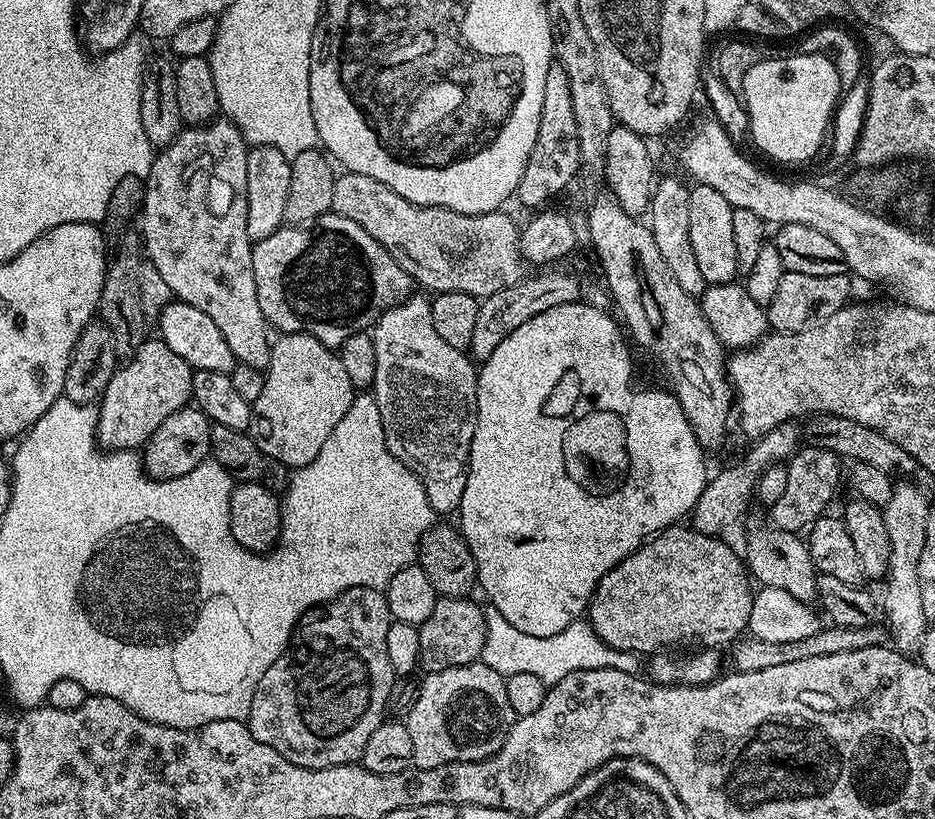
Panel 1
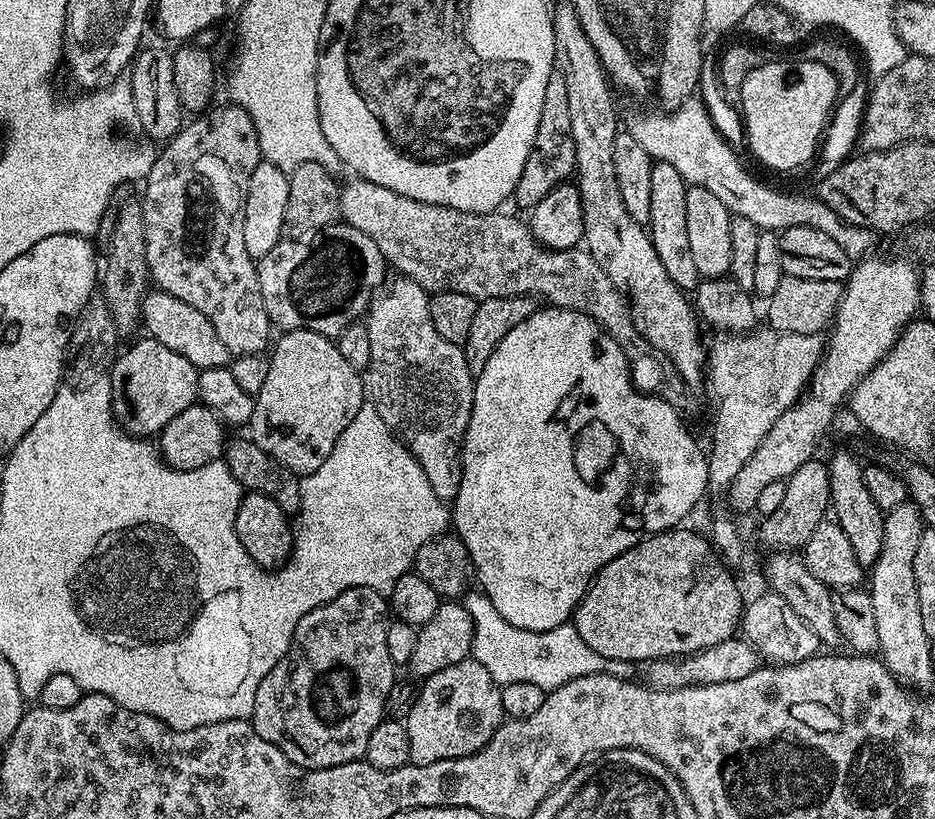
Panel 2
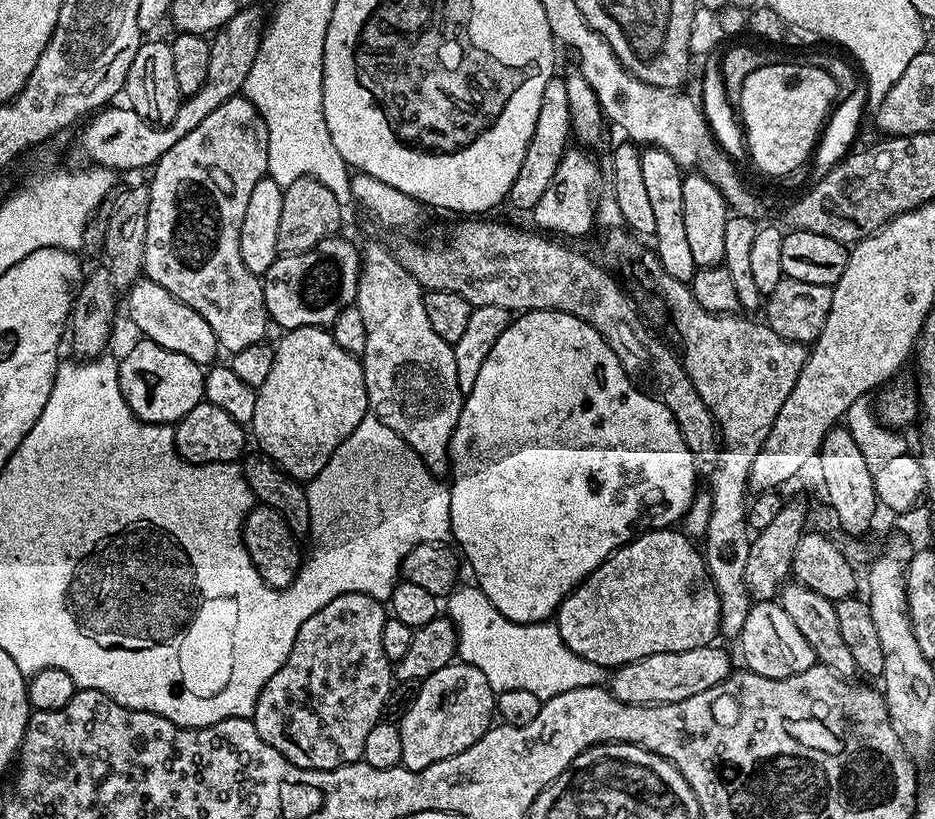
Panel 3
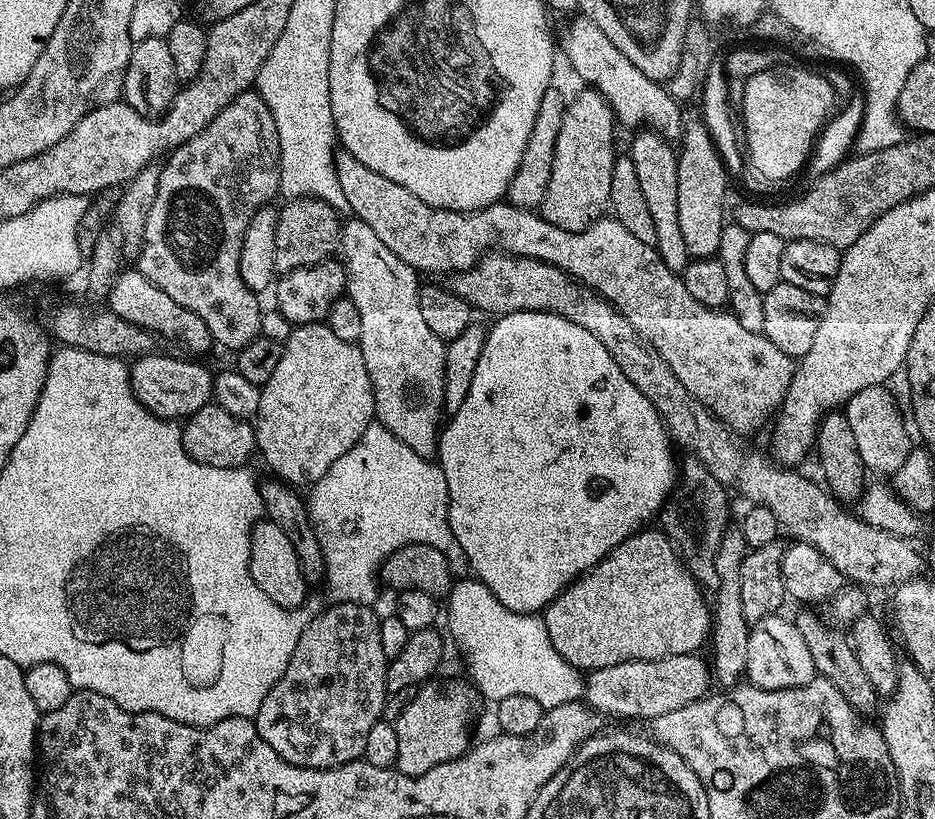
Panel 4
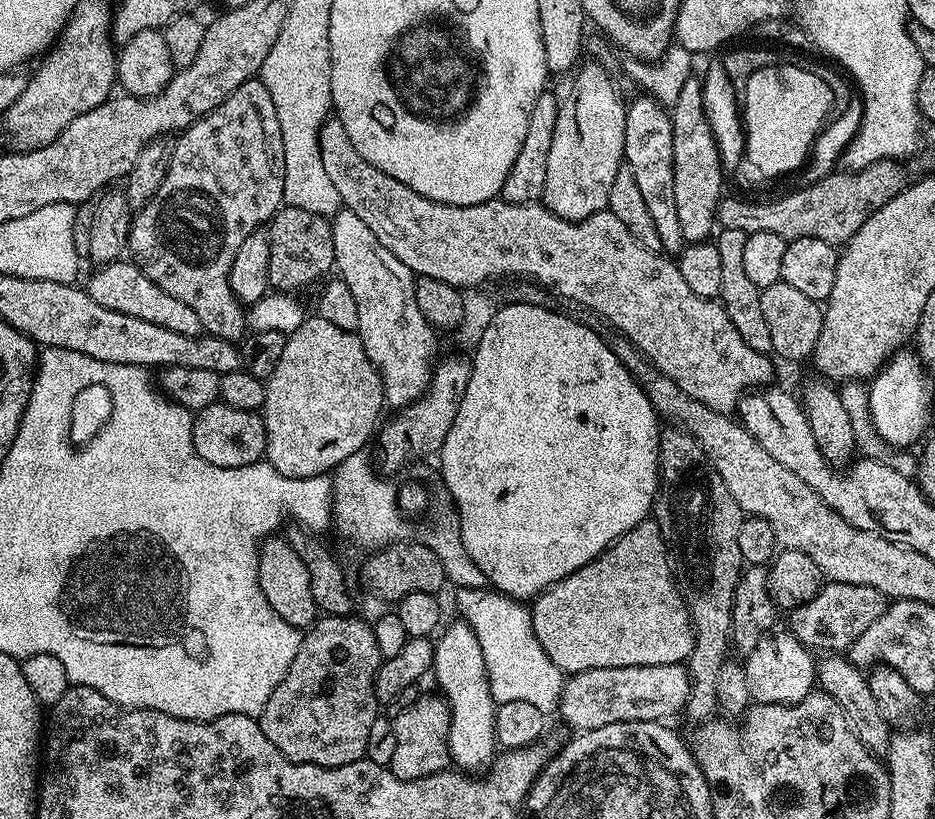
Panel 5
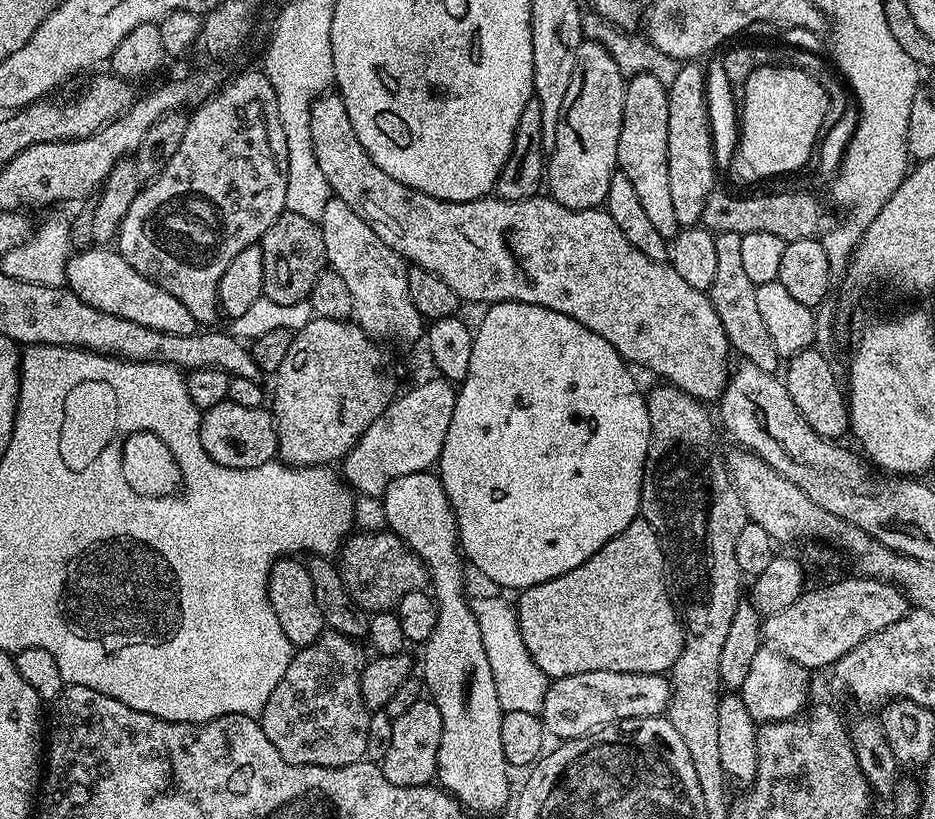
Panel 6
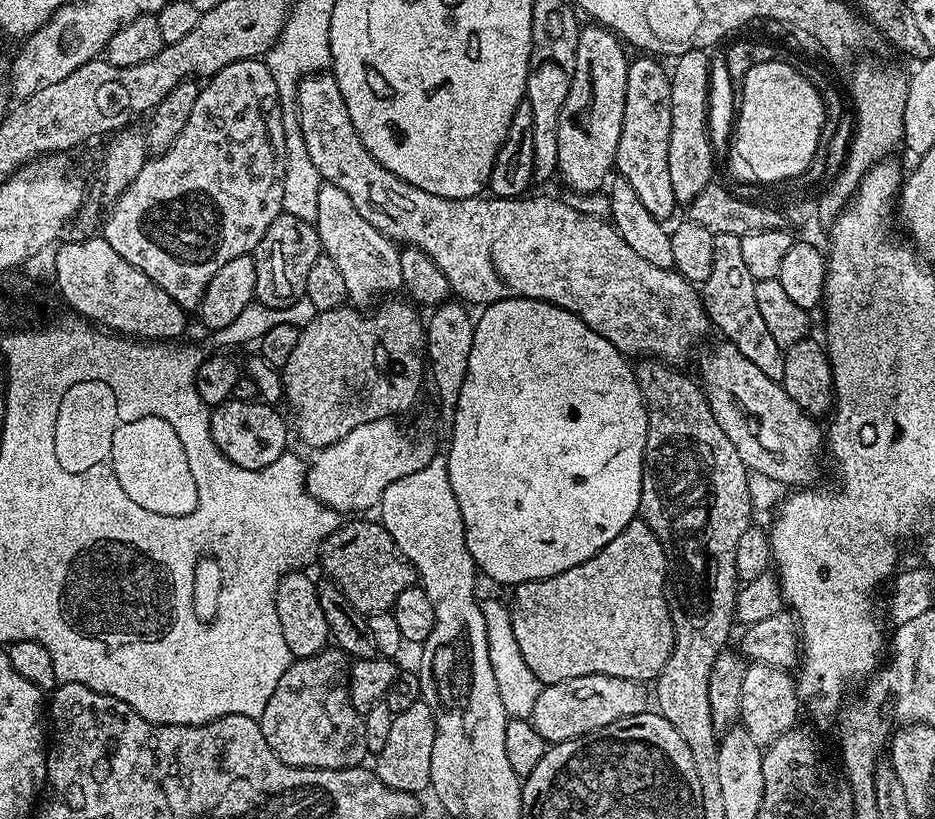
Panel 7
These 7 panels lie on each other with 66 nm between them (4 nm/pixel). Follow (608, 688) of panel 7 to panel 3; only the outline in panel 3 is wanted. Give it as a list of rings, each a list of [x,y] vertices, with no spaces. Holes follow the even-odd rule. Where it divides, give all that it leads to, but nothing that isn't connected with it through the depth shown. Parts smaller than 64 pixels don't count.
[[[711,644],[695,647],[694,650],[652,654],[638,662],[624,664],[613,671],[608,686],[620,701],[627,704],[669,704],[712,689],[730,676],[733,670],[734,665],[727,652],[718,644]]]

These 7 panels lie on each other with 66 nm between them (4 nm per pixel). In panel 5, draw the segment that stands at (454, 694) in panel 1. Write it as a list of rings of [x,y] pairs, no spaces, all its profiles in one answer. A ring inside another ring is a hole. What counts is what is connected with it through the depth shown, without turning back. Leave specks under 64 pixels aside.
[[[421,695],[416,704],[402,711],[402,714],[392,721],[396,745],[390,767],[398,778],[413,780],[435,772],[443,772],[449,767],[448,731],[452,715],[447,700],[436,696]]]

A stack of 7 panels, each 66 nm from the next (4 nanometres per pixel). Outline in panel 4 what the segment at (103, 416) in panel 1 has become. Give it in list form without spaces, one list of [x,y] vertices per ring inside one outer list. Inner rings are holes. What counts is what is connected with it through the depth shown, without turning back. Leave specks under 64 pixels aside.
[[[153,350],[131,361],[130,375],[132,392],[138,402],[164,420],[190,417],[202,410],[202,406],[213,403],[213,369],[203,368],[192,360],[183,360],[180,356],[163,356],[160,350]]]

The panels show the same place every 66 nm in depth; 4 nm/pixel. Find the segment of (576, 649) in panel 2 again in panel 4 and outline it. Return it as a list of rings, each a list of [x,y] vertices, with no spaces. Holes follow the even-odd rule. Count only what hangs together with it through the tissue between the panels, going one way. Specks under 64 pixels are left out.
[[[457,579],[453,583],[446,597],[446,620],[447,616],[448,628],[452,631],[453,638],[460,643],[460,648],[465,652],[469,662],[476,664],[479,660],[484,660],[484,696],[489,702],[522,694],[534,698],[547,710],[579,701],[585,695],[585,677],[581,669],[566,662],[566,658],[562,658],[562,654],[554,650],[554,642],[550,642],[550,634],[543,619],[530,612],[506,610],[506,606],[502,606],[502,602],[494,598],[490,586],[486,586],[480,580]]]

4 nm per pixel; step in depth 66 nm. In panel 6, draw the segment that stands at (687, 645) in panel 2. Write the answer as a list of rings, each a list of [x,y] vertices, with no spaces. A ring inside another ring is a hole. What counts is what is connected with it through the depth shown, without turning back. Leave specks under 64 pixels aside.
[[[642,518],[632,520],[630,526],[626,526],[626,530],[622,530],[622,534],[610,538],[610,542],[606,542],[606,546],[602,550],[598,550],[593,556],[586,558],[586,562],[582,562],[582,566],[574,566],[574,570],[566,570],[566,574],[562,574],[558,578],[550,578],[550,582],[542,582],[538,586],[530,586],[529,588],[523,589],[523,591],[519,593],[519,596],[520,601],[515,601],[514,607],[516,617],[518,618],[520,633],[522,634],[522,640],[526,642],[526,650],[530,650],[530,658],[534,658],[538,670],[545,672],[549,678],[584,674],[586,671],[622,671],[627,674],[664,674],[674,666],[678,654],[682,654],[684,627],[680,624],[680,618],[676,615],[676,607],[672,604],[670,584],[666,579],[664,549],[660,546],[658,534]]]

